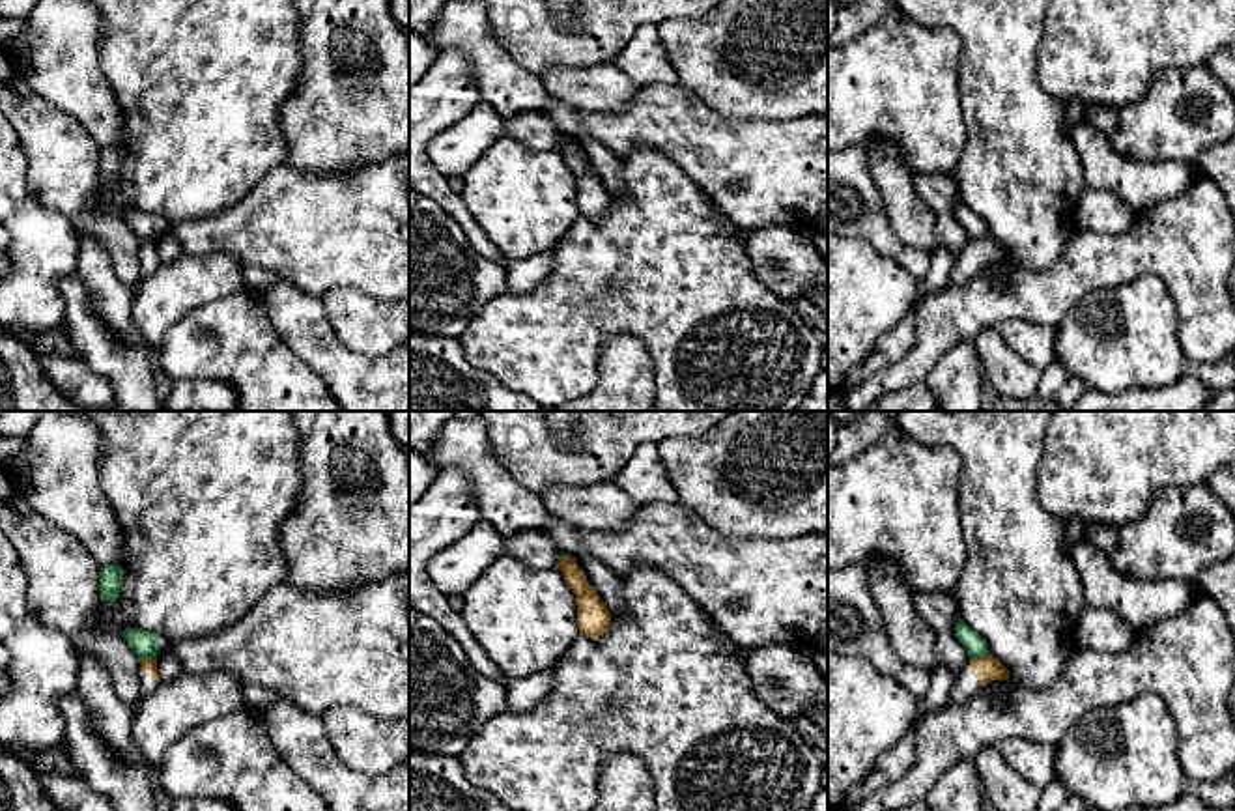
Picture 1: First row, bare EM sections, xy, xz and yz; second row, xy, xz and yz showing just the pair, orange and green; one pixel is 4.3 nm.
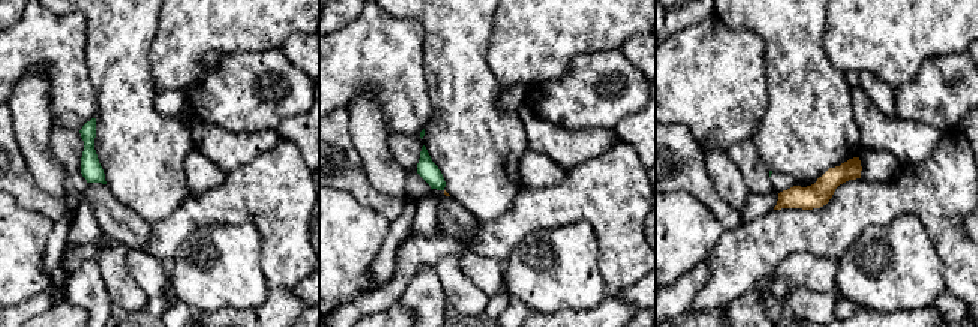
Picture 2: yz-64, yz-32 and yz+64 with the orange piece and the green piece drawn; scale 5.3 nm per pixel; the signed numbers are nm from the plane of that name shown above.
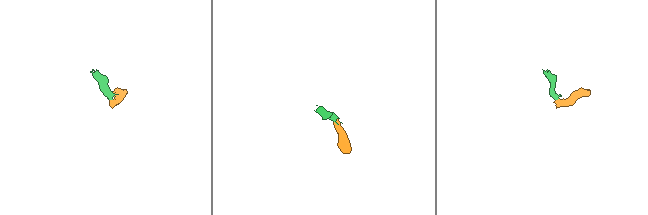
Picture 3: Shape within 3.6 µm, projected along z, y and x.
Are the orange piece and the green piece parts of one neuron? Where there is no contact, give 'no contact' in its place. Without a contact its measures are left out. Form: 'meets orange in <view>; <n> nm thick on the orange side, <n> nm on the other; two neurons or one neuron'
meets orange in yz; 110 nm thick on the orange side, 90 nm on the other; two neurons

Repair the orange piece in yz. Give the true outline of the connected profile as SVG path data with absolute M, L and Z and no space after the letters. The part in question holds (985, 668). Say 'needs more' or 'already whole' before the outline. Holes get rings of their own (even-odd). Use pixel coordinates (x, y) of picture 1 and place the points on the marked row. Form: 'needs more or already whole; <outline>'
needs more; M990 654L972 658L957 671L940 663L930 673L929 691L921 701L917 701L916 716L908 727L908 733L893 747L880 755L876 766L865 781L854 785L845 794L841 811L861 804L863 800L871 798L880 785L906 774L916 755L916 727L925 716L944 708L947 703L966 704L992 680L1009 682L1009 671Z

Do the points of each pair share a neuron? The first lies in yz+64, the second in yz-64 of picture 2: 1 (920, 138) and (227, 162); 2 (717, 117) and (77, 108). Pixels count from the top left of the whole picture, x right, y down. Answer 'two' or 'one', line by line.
1: one
2: one

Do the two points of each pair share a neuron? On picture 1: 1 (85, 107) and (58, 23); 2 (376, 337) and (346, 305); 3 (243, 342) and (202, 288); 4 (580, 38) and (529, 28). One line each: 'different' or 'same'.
1: same
2: same
3: different
4: same

